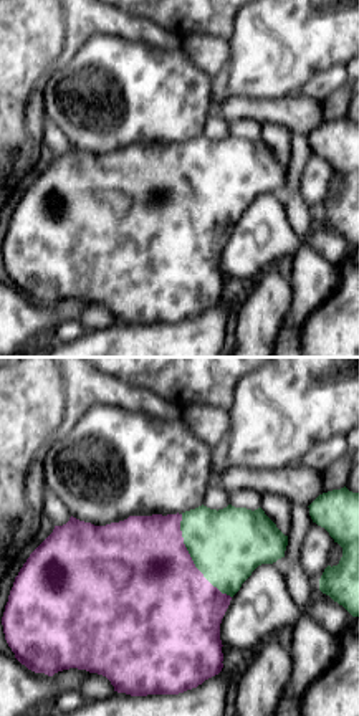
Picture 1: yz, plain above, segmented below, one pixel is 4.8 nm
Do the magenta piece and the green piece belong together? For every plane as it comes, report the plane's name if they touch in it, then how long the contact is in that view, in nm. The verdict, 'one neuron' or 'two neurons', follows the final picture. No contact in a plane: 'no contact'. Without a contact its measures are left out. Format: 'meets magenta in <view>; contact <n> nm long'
meets magenta in yz; contact 480 nm long

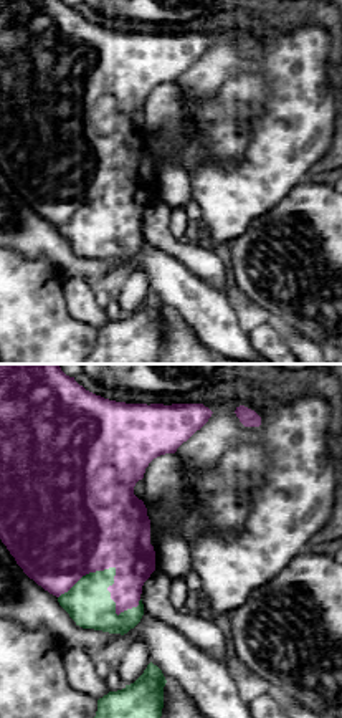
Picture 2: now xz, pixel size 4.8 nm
meets magenta in xz; contact 400 nm long

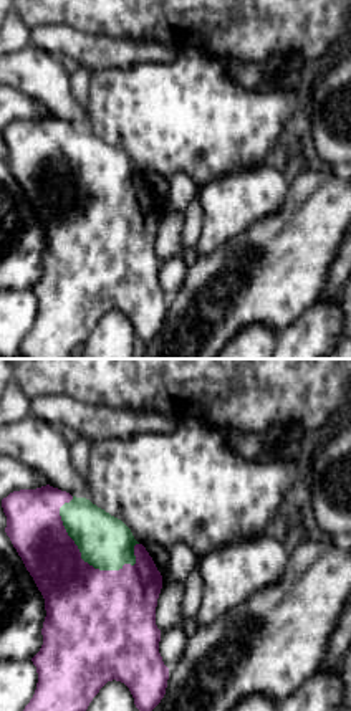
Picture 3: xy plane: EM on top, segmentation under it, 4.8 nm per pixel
meets magenta in xy; contact 460 nm long

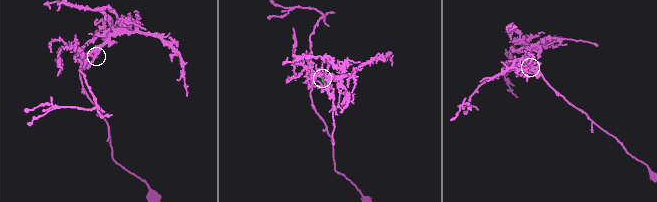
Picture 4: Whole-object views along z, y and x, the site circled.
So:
one neuron

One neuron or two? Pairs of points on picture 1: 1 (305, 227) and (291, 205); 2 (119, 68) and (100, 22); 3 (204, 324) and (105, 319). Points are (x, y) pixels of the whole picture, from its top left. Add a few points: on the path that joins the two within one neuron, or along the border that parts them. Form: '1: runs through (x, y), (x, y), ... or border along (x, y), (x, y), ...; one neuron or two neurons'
1: runs through (303, 222), (296, 210); one neuron
2: border along (143, 42), (111, 35), (91, 35), (71, 57); two neurons
3: border along (116, 321), (103, 329), (88, 333); two neurons

